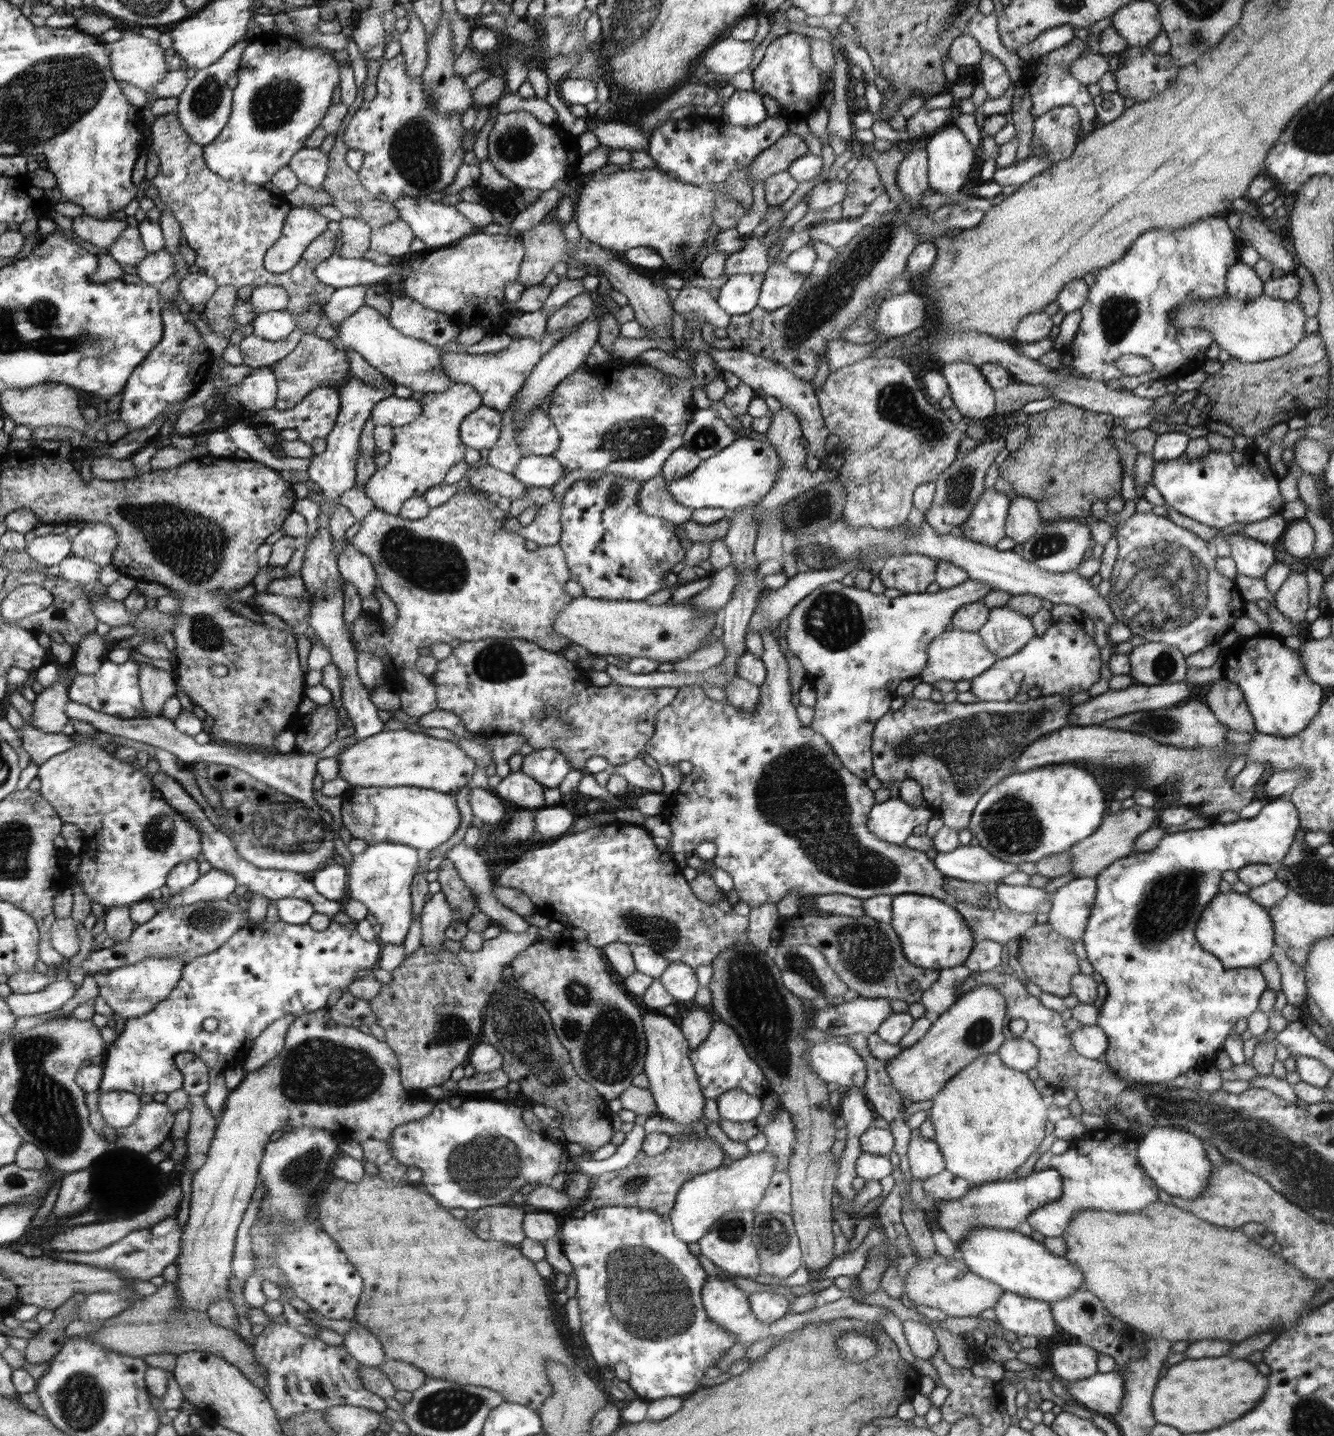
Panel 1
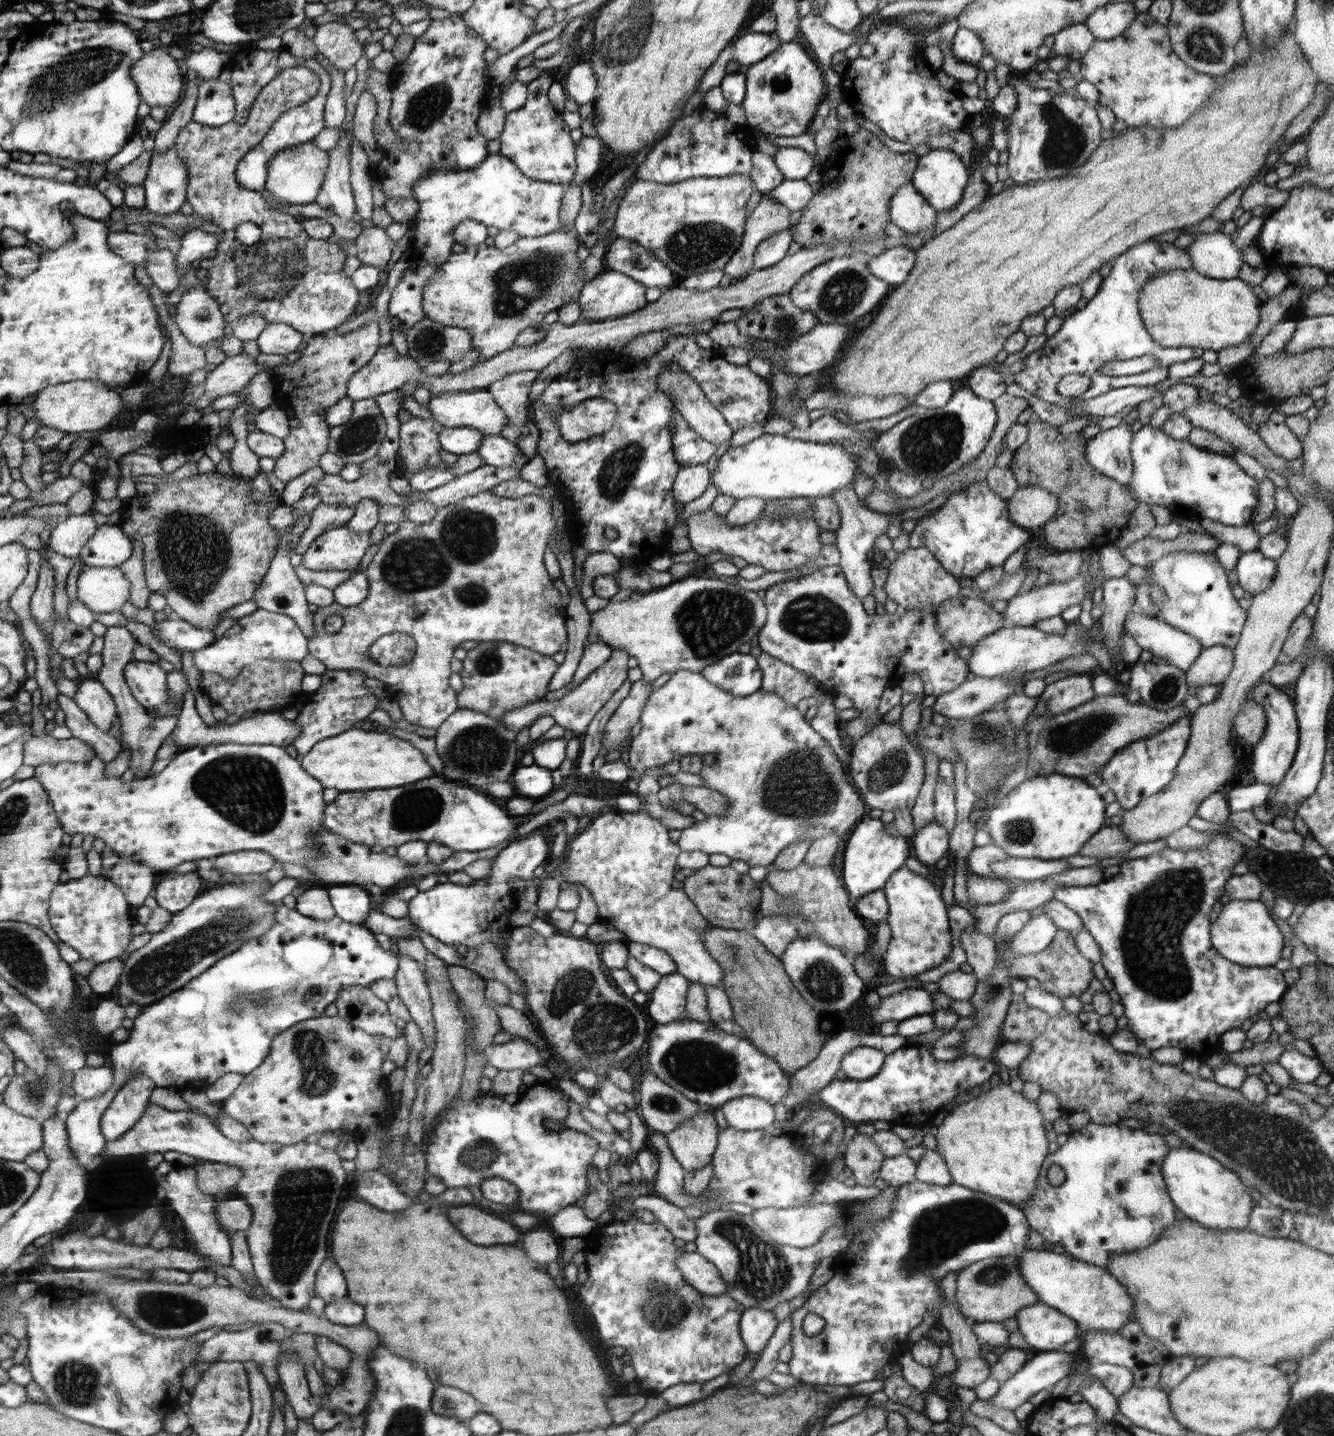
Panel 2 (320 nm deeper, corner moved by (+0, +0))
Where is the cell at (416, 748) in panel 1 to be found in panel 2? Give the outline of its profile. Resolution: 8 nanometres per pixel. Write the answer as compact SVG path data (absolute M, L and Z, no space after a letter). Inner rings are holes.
M352 727L338 736L320 740L308 754L300 756L304 770L324 788L340 793L397 788L437 776L423 752L392 733Z

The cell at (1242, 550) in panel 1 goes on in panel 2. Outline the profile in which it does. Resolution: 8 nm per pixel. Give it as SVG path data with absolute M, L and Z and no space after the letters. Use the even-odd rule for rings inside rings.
M1258 550L1241 553L1235 566L1236 579L1244 591L1256 595L1268 590L1276 575L1276 561Z

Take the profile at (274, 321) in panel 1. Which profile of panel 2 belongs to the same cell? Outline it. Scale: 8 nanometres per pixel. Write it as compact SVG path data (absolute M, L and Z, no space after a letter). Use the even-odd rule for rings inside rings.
M280 322L269 324L256 339L262 357L284 357L302 344L306 336Z

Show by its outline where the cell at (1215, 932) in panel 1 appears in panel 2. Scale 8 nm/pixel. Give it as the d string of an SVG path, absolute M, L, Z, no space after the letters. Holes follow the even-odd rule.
M1234 899L1229 901L1226 905L1223 905L1214 924L1211 924L1211 941L1214 948L1216 948L1224 958L1236 964L1244 965L1245 967L1269 967L1276 964L1282 959L1280 954L1282 954L1282 948L1285 946L1284 939L1280 928L1276 925L1272 914L1268 912L1266 905L1256 899Z

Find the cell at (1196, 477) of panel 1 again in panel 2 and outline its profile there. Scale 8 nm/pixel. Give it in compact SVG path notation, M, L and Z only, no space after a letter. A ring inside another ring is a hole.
M1150 423L1133 433L1130 452L1133 473L1128 487L1138 503L1165 506L1174 515L1214 520L1226 526L1252 523L1259 502L1259 482L1229 455L1202 449L1188 439L1172 438Z

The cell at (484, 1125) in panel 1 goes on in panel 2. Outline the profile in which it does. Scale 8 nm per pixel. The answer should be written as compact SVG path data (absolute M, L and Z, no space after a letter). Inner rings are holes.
M548 1083L528 1086L513 1104L507 1103L503 1096L491 1093L477 1097L472 1102L455 1101L434 1126L432 1135L428 1138L428 1174L437 1176L447 1188L462 1188L469 1184L479 1186L480 1182L496 1177L508 1180L519 1190L519 1199L514 1206L538 1214L539 1225L549 1226L548 1220L551 1220L556 1212L570 1204L574 1205L576 1200L587 1194L589 1178L586 1178L586 1170L598 1150L596 1140L578 1130L566 1127L564 1131L557 1133L545 1127L546 1119L564 1122L568 1113L567 1096L550 1087Z

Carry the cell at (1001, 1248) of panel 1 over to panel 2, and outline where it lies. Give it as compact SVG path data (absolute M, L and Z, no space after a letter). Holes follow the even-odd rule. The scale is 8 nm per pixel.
M1028 1247L1020 1256L1018 1272L1039 1296L1040 1302L1075 1320L1082 1332L1120 1330L1127 1322L1134 1320L1134 1303L1128 1289L1106 1269L1052 1250L1032 1250Z

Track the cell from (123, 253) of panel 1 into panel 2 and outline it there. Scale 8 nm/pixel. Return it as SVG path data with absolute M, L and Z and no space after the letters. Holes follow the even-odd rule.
M160 246L151 256L147 256L144 264L150 278L163 293L170 293L181 284L175 257L165 246Z

